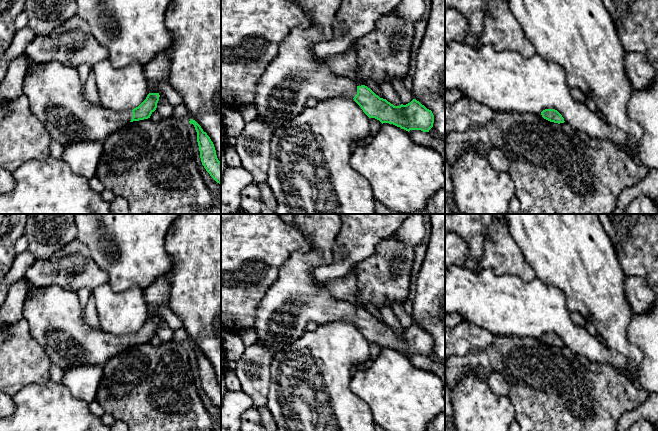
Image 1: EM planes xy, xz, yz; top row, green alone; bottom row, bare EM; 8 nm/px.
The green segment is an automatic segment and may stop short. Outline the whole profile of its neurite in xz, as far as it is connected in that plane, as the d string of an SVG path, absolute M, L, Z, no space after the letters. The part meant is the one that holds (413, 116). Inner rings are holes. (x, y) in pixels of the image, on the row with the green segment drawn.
M342 0L294 1L307 15L311 25L308 28L294 28L290 31L288 36L281 42L278 48L278 55L269 63L256 85L256 97L254 100L254 105L257 109L258 115L261 116L274 131L284 126L296 115L301 113L306 107L306 102L308 99L314 98L318 101L322 101L343 95L353 98L369 118L375 118L382 124L393 124L408 132L410 130L429 132L429 130L433 127L434 115L431 110L427 109L419 101L413 99L406 105L401 104L400 106L394 106L386 99L380 98L367 86L357 86L351 79L333 73L323 59L318 59L315 56L314 47L316 44L324 41L330 41L334 38L333 24Z

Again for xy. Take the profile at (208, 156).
M190 119L197 132L197 142L200 151L202 165L210 176L221 184L221 162L218 160L213 142L201 126L193 119Z

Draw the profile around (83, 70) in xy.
M83 64L83 65L80 65L77 68L77 70L78 70L78 73L79 73L80 81L81 81L82 84L84 84L89 77L91 67L86 65L86 64Z

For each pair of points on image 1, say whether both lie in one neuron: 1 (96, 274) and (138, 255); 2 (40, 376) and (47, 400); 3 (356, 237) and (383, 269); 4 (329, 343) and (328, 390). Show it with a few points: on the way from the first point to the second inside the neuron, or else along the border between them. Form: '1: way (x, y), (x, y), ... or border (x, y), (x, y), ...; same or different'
1: border (90, 251), (93, 261), (107, 273), (107, 283); different
2: border (50, 379), (42, 383), (28, 384), (20, 390); different
3: border (387, 238), (380, 241), (369, 256), (354, 265); different
4: way (328, 355), (328, 378); same

